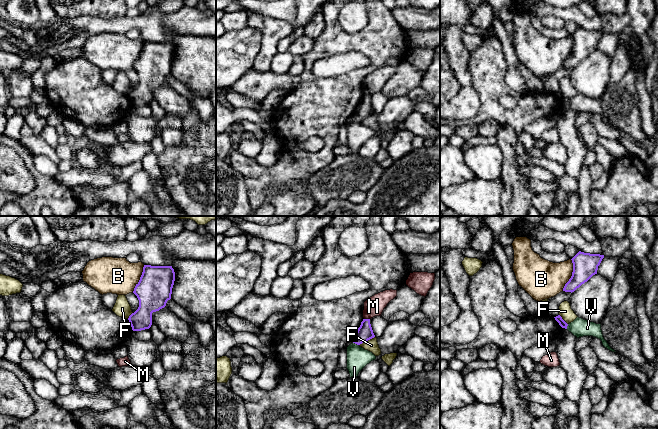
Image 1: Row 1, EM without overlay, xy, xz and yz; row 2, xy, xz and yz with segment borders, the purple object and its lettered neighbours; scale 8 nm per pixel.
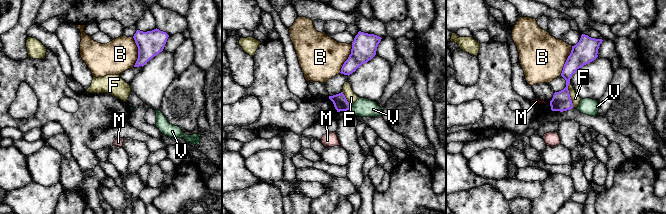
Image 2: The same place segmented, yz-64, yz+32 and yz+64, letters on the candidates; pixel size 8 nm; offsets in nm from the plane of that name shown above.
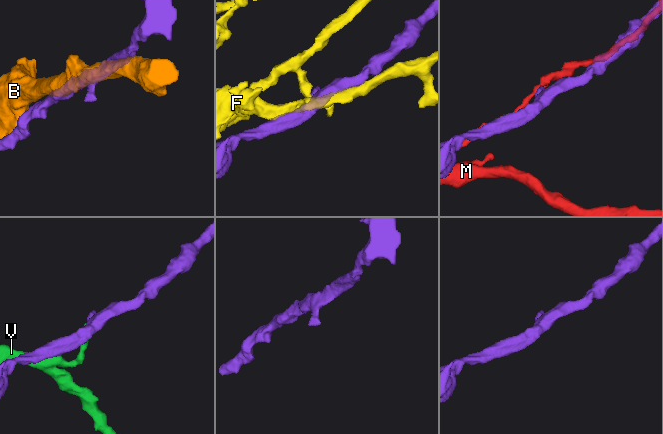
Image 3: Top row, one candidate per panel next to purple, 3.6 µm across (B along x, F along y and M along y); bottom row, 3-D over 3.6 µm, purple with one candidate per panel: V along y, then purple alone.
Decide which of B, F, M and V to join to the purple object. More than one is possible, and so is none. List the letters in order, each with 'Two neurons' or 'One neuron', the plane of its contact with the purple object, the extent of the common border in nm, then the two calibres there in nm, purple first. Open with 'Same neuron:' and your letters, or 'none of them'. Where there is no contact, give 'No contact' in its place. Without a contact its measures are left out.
Same neuron: none of them
B: Two neurons. Touches purple in yz. Shared border 260 nm. Thickness 200 nm (purple) against 320 nm
F: Two neurons. Touches purple in xz. Shared border 150 nm. Thickness 130 nm (purple) against 100 nm
M: Two neurons. Touches purple in xz. Shared border 50 nm. Thickness 130 nm (purple) against 160 nm
V: Two neurons. Touches purple in xz. Shared border 50 nm. Thickness 130 nm (purple) against 180 nm

